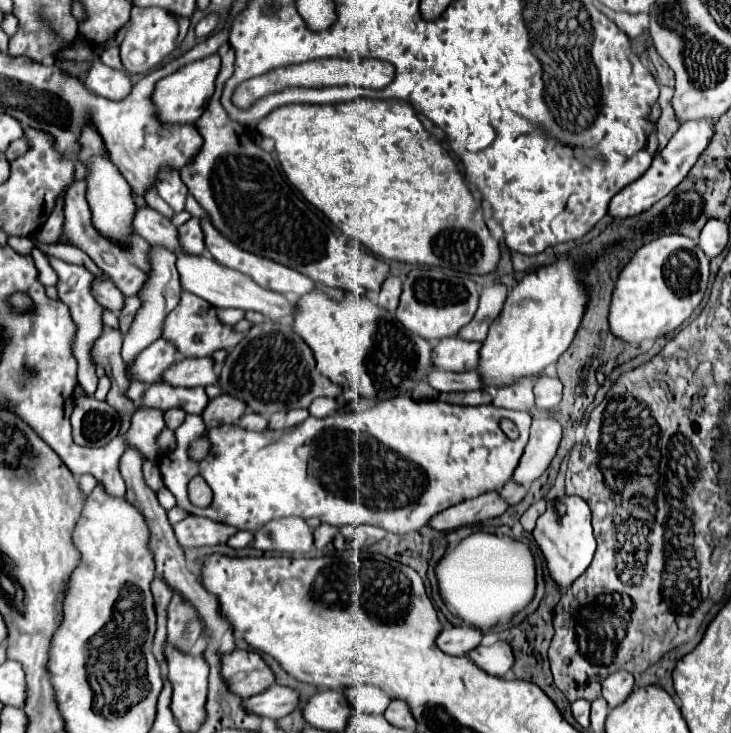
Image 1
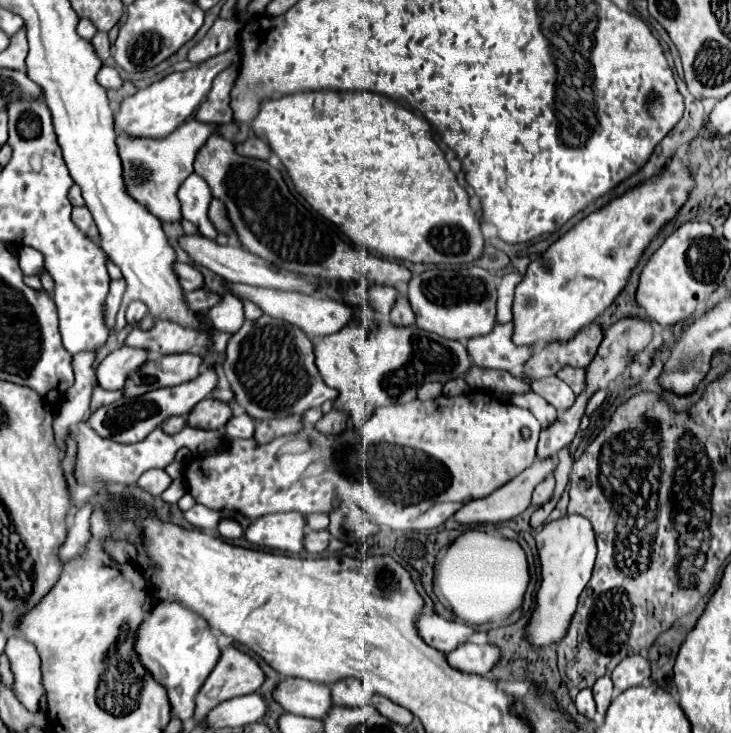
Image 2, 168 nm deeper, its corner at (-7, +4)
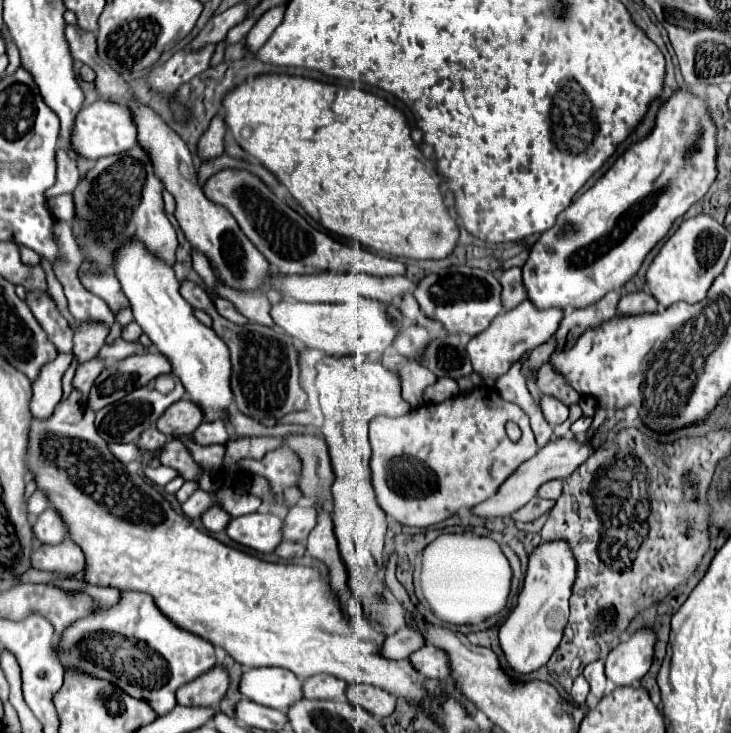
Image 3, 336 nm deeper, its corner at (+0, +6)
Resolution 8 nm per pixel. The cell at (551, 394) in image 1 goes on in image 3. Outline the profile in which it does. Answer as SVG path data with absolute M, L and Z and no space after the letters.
M541 395L541 411L543 411L545 421L551 427L555 427L567 419L567 407L559 399L549 397L549 395Z

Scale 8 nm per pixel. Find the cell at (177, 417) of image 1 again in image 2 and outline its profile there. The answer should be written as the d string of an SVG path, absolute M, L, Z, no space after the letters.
M168 417L166 421L164 421L164 425L162 425L162 429L166 431L166 433L178 433L178 431L182 431L186 427L186 417Z

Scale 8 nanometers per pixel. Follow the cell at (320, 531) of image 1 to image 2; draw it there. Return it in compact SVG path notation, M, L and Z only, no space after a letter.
M322 529L322 531L306 531L304 549L308 553L322 553L328 547L328 541L330 541L328 529Z

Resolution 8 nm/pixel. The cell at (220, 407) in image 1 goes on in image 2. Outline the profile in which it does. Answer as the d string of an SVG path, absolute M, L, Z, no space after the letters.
M204 399L196 405L196 409L190 411L188 425L200 429L218 429L224 427L232 415L234 415L232 403L224 403L218 399Z

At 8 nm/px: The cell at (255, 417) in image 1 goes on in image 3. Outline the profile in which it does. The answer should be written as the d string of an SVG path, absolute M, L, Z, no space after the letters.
M213 421L213 423L201 423L197 431L189 435L197 445L213 445L213 443L227 443L227 427L223 421Z

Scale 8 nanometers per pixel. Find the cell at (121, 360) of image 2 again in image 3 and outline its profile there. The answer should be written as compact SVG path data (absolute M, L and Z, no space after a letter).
M91 359L91 361L85 361L81 365L77 365L75 369L75 377L73 377L73 389L81 391L81 393L87 393L93 383L95 383L95 377L103 371L103 363L99 359Z

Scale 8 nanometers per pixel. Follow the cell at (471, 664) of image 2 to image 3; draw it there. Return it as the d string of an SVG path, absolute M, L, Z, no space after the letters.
M425 645L417 651L413 651L413 655L409 655L409 663L411 667L415 667L415 671L423 677L423 679L447 679L449 673L449 661L447 655L431 645Z

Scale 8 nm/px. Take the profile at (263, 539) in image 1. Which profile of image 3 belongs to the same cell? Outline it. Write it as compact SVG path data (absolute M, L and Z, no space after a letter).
M249 513L243 517L235 517L227 525L227 535L253 551L273 553L273 549L281 543L283 519L273 513Z

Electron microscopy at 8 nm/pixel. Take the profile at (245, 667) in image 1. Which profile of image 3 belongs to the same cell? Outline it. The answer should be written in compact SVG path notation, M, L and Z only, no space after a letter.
M215 665L205 675L183 685L177 691L177 705L185 707L215 707L229 687L229 675L221 665Z

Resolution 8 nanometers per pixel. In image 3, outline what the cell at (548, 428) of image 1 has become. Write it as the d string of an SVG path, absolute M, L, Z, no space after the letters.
M635 291L629 293L619 301L619 313L621 315L641 315L641 313L655 313L659 311L659 303L653 301L653 295L647 291Z

